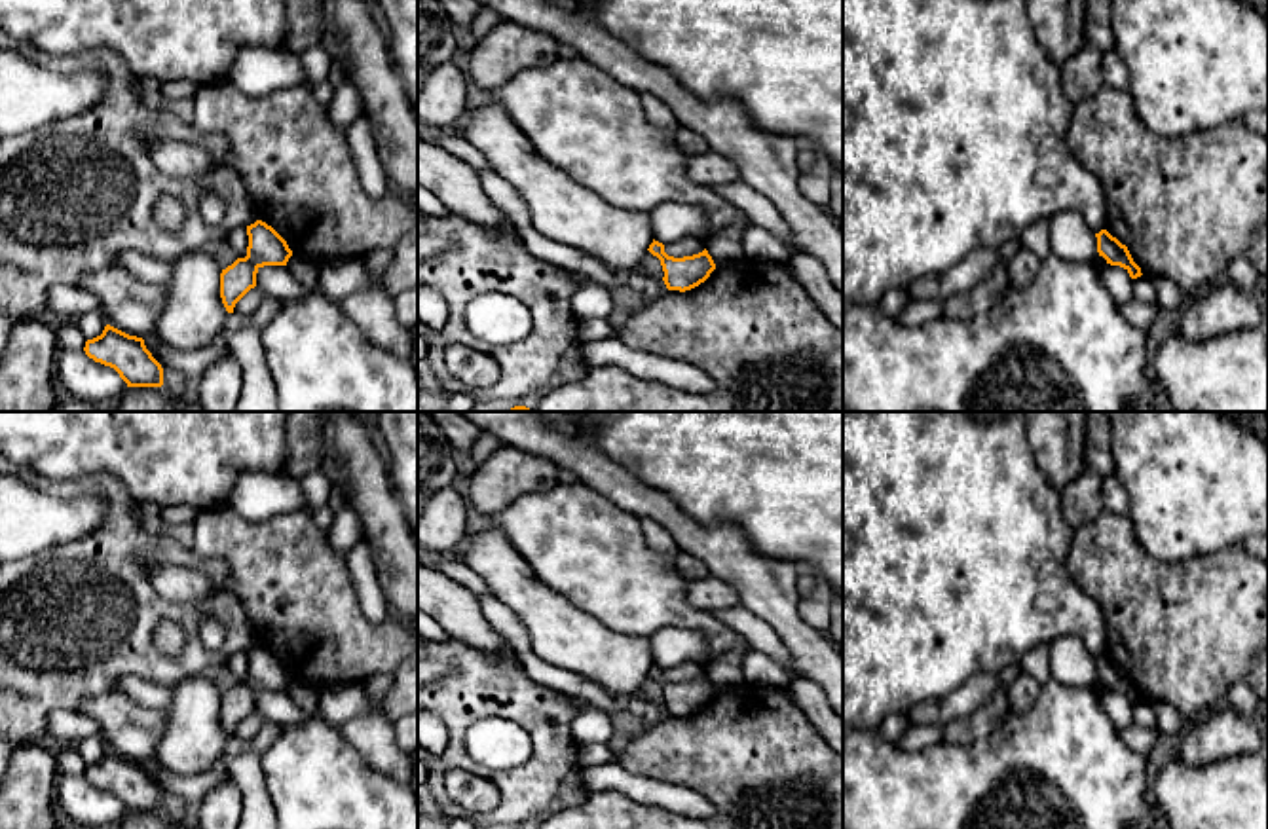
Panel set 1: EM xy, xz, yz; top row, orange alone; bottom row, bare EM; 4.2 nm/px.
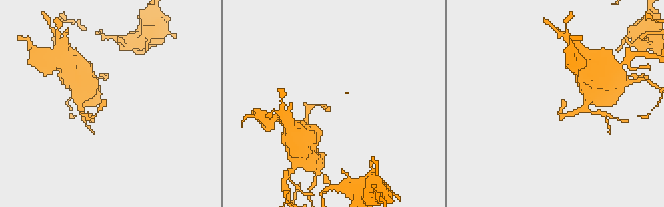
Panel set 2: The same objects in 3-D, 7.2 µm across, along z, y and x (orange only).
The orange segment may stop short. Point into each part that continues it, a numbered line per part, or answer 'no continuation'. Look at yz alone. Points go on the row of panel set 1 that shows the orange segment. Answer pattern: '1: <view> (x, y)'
no continuation

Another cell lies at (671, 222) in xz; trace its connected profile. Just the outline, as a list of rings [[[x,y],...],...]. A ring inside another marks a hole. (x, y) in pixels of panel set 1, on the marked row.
[[[664,203],[649,212],[653,239],[668,245],[683,237],[697,237],[706,241],[710,231],[706,228],[706,214],[700,207],[685,203]]]

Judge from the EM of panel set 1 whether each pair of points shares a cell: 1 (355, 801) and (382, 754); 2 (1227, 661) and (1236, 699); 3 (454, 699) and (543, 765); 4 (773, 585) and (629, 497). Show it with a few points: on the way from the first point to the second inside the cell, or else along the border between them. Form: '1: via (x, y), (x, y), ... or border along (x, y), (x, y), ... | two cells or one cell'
1: border along (342, 736), (372, 767), (388, 773), (397, 782) | two cells
2: border along (1248, 683), (1236, 681), (1229, 689), (1225, 702) | two cells
3: via (484, 693), (507, 693), (543, 729), (543, 735) | one cell
4: via (737, 562), (722, 547), (689, 535), (665, 511) | one cell

